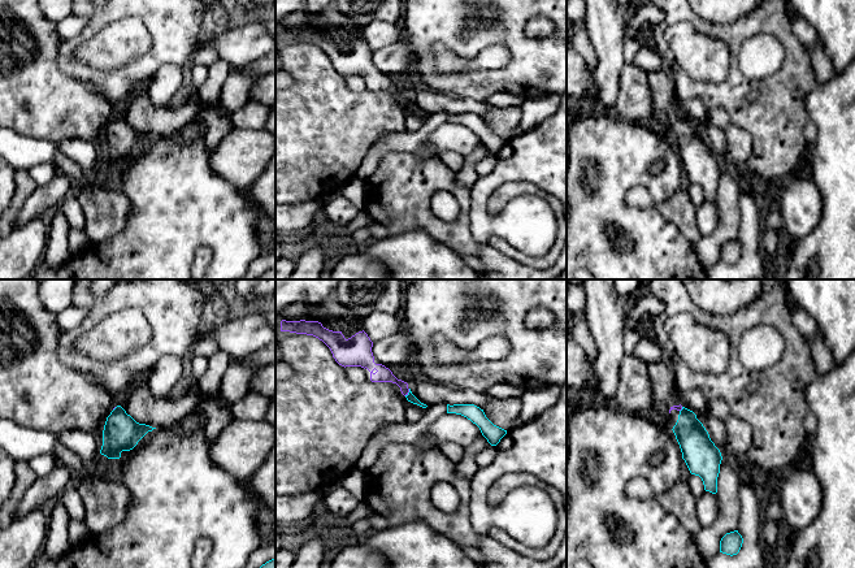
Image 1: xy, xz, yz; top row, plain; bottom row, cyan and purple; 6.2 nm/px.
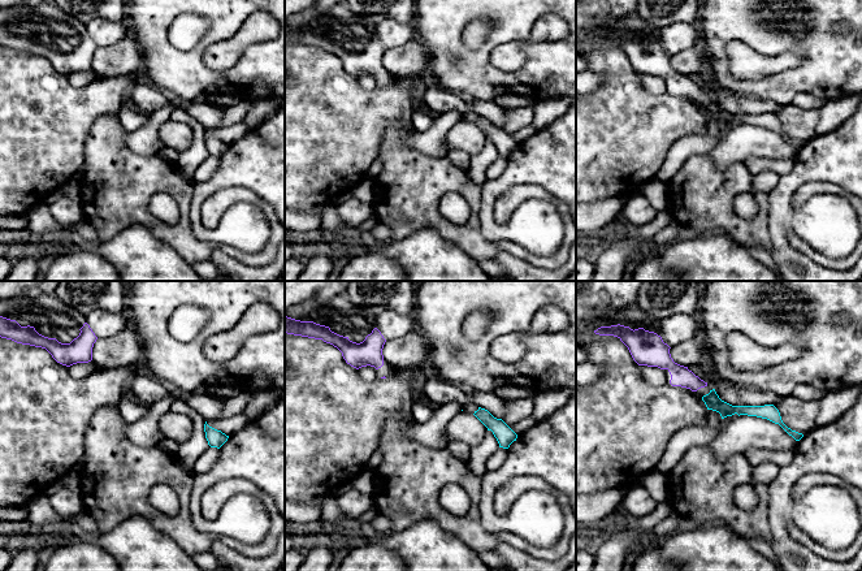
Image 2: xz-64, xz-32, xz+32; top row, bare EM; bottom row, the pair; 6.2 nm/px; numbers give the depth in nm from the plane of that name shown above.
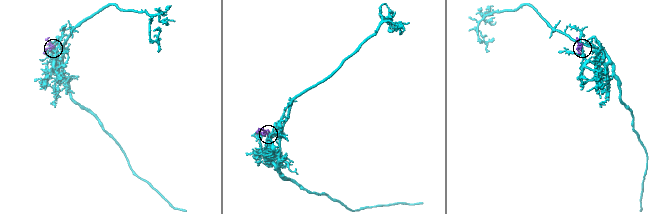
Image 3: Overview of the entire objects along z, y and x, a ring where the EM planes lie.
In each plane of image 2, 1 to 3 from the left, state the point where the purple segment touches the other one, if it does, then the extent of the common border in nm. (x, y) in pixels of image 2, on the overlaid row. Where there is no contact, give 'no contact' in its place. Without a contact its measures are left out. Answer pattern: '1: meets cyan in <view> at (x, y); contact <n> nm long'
1: no contact
2: no contact
3: no contact

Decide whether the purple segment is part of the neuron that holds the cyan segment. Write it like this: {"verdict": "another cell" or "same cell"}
{"verdict": "same cell"}

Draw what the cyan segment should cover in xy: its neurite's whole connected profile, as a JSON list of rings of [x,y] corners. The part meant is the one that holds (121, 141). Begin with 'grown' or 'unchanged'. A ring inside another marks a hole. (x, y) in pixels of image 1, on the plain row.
unchanged | [[[117,114],[107,126],[100,162],[108,168],[120,168],[122,160],[133,159],[153,138],[156,136],[136,131],[121,114]]]

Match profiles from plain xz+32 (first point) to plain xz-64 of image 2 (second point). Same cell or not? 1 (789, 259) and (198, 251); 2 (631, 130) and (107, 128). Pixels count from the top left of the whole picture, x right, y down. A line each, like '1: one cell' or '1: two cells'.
1: two cells
2: two cells

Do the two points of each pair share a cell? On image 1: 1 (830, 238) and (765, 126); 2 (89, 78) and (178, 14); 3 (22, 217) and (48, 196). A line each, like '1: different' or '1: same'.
1: different
2: same
3: same

